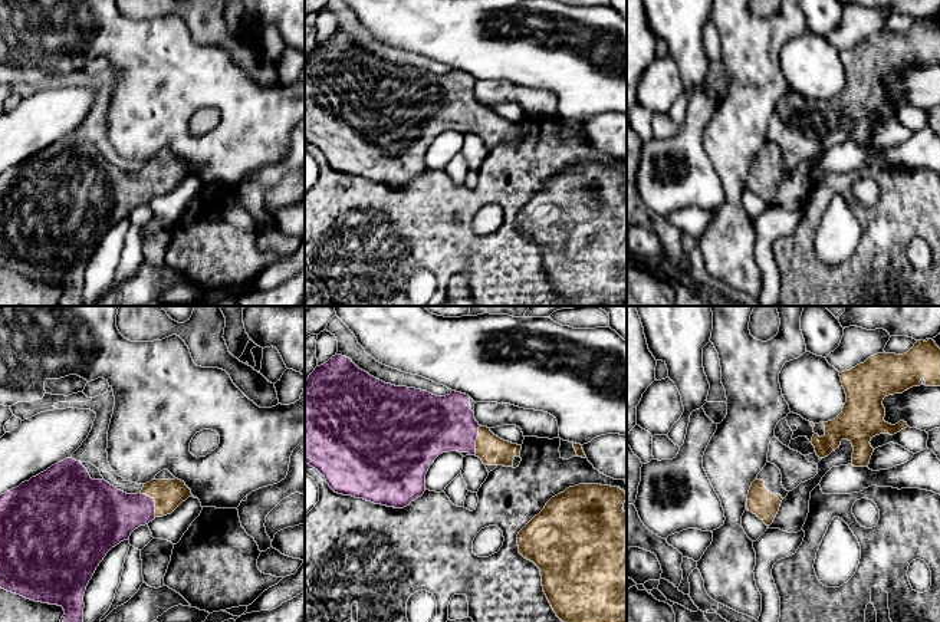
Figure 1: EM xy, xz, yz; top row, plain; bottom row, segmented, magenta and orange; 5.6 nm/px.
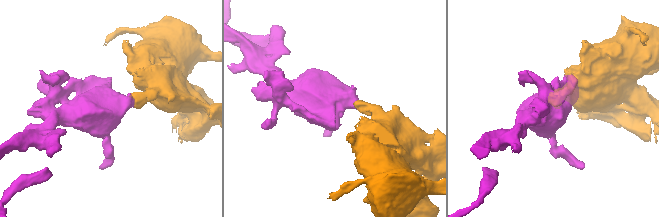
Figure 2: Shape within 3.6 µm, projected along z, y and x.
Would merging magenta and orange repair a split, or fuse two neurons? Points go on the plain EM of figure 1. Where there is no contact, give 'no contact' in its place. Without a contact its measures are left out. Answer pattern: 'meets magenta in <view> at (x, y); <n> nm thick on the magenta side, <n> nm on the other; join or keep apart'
meets magenta in xy at (154, 180); 280 nm thick on the magenta side, 170 nm on the other; join

